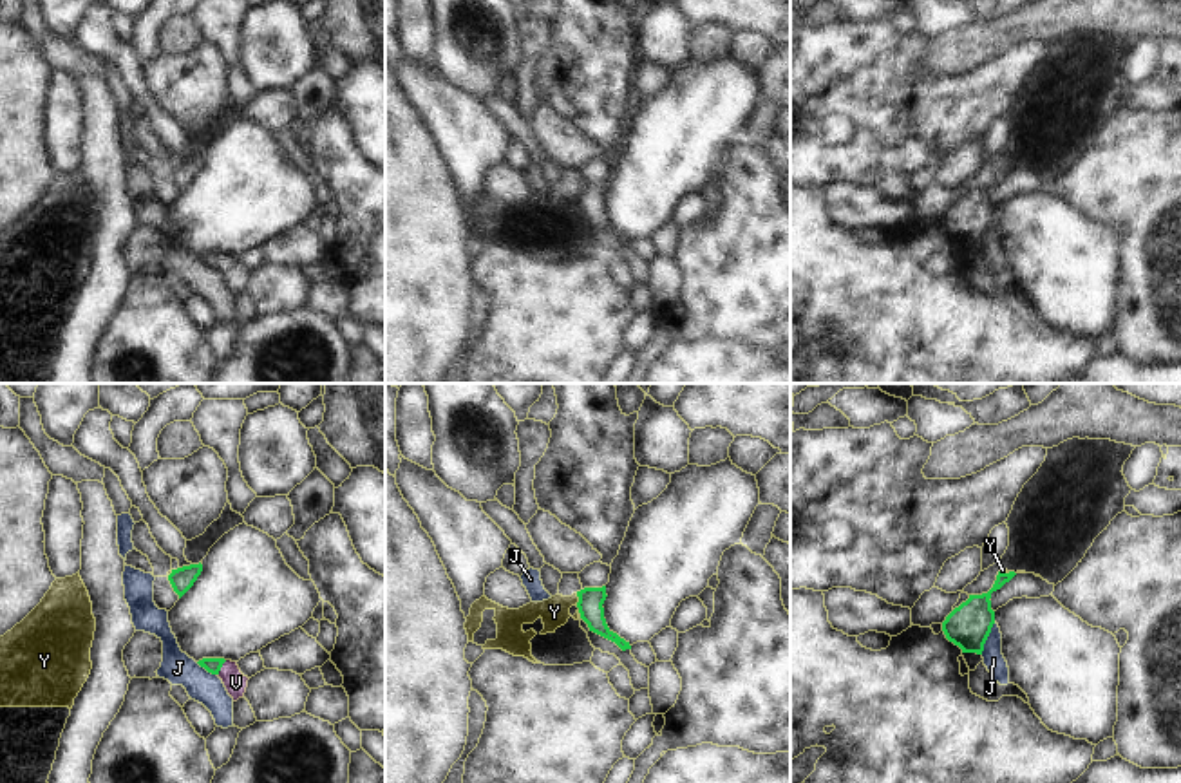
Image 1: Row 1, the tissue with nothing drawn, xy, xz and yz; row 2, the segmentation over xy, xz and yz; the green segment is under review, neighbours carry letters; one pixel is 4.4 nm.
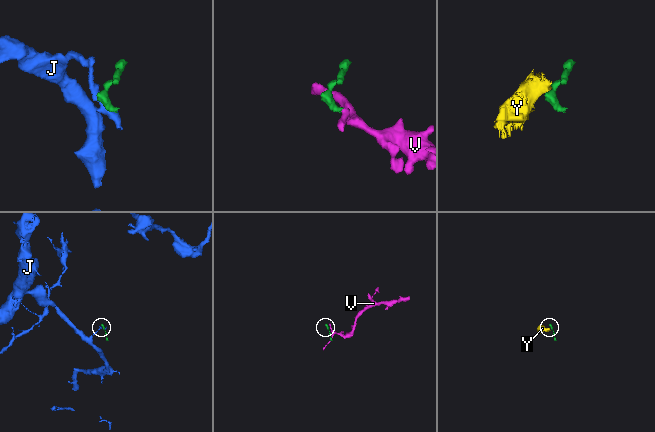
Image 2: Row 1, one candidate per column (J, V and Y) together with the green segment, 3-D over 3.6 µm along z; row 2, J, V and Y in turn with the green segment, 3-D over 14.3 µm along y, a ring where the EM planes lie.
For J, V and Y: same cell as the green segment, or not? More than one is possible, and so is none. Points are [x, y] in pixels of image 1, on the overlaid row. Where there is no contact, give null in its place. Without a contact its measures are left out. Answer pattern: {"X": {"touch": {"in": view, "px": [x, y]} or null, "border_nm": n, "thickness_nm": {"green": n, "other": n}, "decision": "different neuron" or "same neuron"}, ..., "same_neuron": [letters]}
{"J": {"touch": {"in": "yz", "px": [986, 639]}, "border_nm": 160, "thickness_nm": {"green": 200, "other": 90}, "decision": "different neuron"}, "V": {"touch": {"in": "xy", "px": [221, 666]}, "border_nm": 80, "thickness_nm": {"green": 70, "other": 100}, "decision": "same neuron"}, "Y": {"touch": {"in": "xz", "px": [579, 599]}, "border_nm": 60, "thickness_nm": {"green": 110, "other": 130}, "decision": "different neuron"}, "same_neuron": ["V"]}

